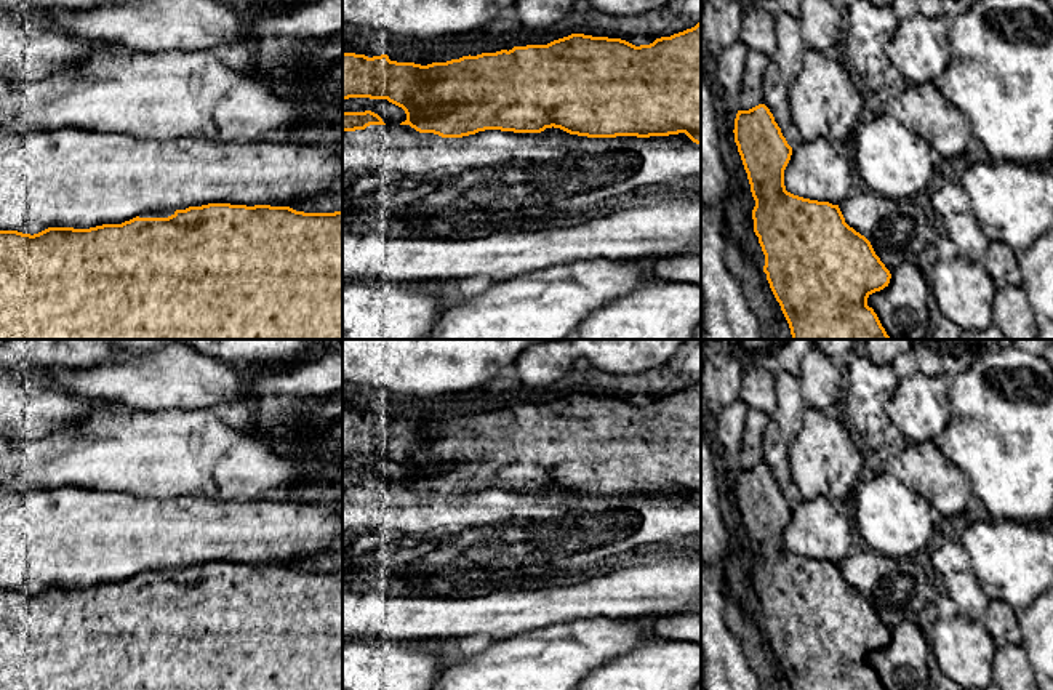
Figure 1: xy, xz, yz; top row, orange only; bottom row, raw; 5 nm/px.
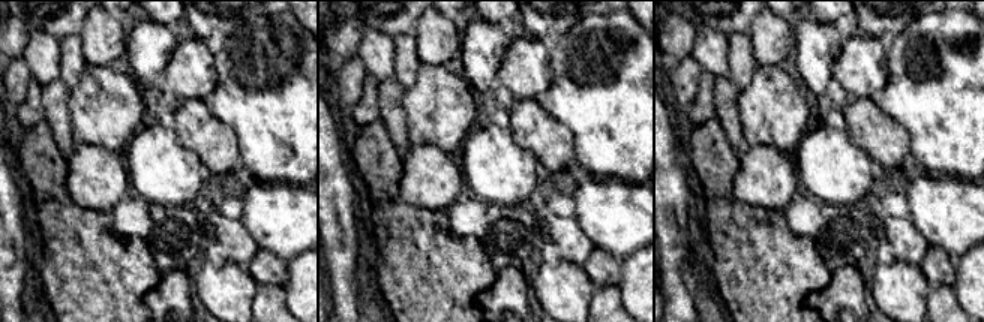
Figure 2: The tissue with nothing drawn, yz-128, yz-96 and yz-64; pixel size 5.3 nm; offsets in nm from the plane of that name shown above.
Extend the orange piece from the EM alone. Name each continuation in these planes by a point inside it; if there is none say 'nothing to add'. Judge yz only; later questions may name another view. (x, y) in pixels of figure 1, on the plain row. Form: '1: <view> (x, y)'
nothing to add

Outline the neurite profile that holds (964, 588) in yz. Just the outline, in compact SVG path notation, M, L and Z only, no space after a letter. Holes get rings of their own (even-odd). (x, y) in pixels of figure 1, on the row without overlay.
M954 572L949 576L946 576L944 584L947 588L951 599L957 605L959 615L978 621L987 621L986 608L991 599L986 596L979 581L971 572Z

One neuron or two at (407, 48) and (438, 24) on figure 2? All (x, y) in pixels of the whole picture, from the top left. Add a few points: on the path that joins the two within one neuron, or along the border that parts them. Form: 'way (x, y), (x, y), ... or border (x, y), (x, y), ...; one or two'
border (414, 36), (419, 59), (423, 63), (443, 65); two

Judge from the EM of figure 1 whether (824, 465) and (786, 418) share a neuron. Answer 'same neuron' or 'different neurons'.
same neuron

